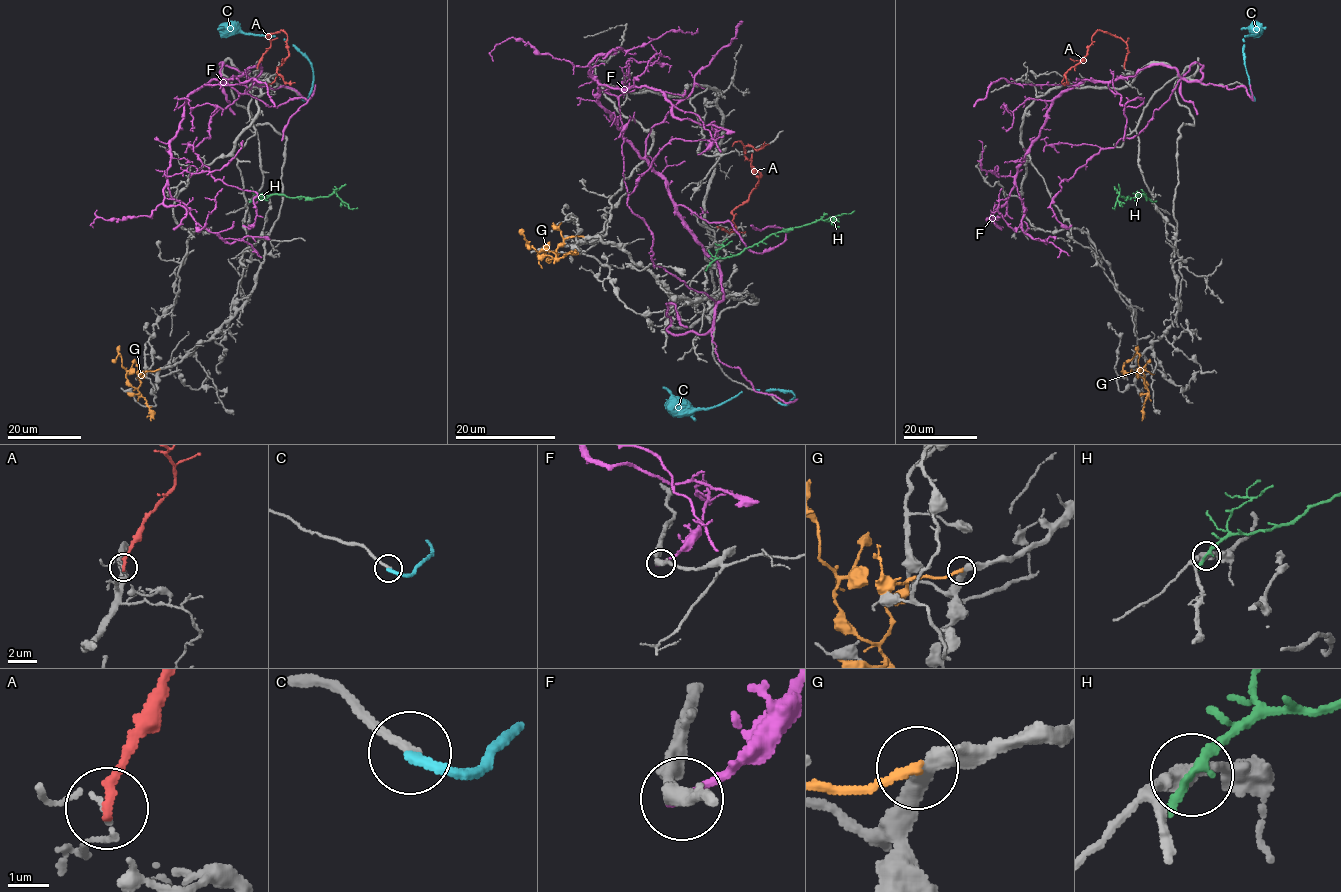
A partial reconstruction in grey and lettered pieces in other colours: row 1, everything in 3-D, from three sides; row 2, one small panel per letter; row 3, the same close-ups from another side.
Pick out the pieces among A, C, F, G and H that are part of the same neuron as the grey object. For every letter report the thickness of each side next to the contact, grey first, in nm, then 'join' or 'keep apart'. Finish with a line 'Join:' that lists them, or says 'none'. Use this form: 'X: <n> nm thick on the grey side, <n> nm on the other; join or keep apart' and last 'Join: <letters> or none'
A: 90 nm thick on the grey side, 240 nm on the other; keep apart
C: 240 nm thick on the grey side, 240 nm on the other; join
F: 360 nm thick on the grey side, 220 nm on the other; keep apart
G: 360 nm thick on the grey side, 180 nm on the other; keep apart
H: 440 nm thick on the grey side, 300 nm on the other; keep apart
Join: C

